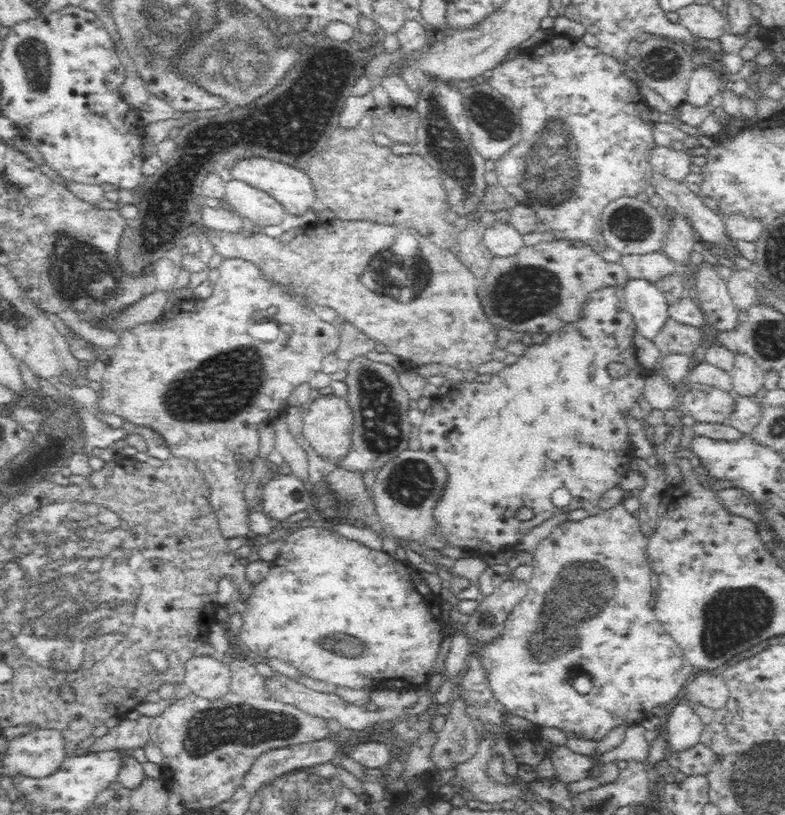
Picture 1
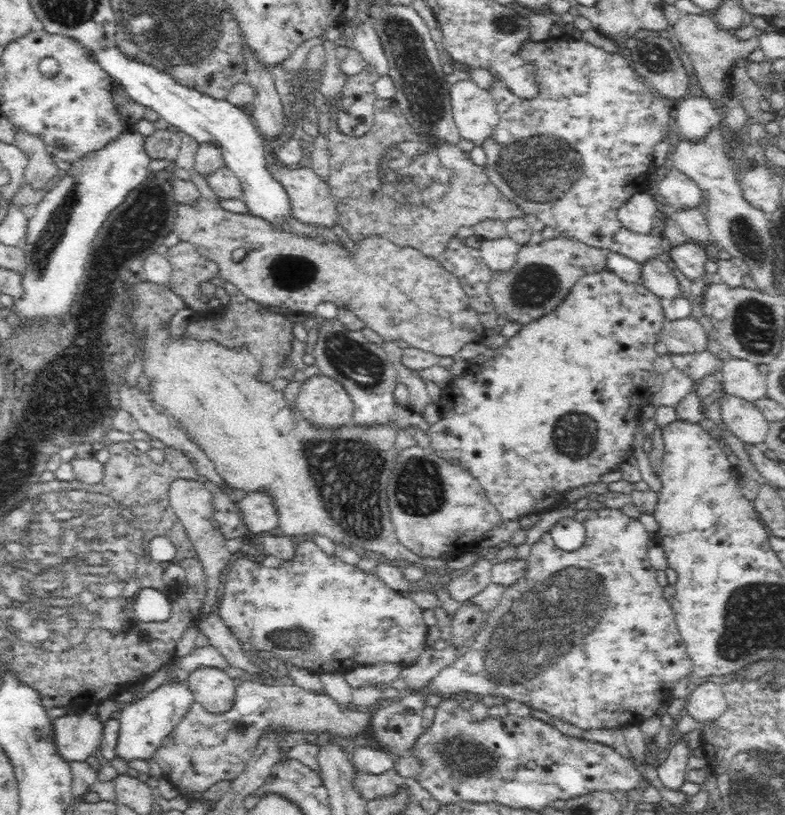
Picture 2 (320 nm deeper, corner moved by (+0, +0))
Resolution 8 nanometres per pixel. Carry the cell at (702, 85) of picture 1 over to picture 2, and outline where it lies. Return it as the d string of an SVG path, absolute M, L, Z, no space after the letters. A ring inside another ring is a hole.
M686 96L676 109L680 136L689 140L704 138L714 126L720 126L720 112L708 96Z

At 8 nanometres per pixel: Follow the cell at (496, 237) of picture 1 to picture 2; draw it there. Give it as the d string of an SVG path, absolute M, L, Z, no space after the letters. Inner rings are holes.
M510 237L481 239L480 252L492 272L506 272L515 265L521 245Z

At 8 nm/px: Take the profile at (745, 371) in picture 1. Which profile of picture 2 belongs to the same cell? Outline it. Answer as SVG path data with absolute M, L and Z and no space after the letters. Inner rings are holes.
M733 357L723 364L719 378L723 381L723 390L728 394L752 403L766 397L767 376L753 362Z

